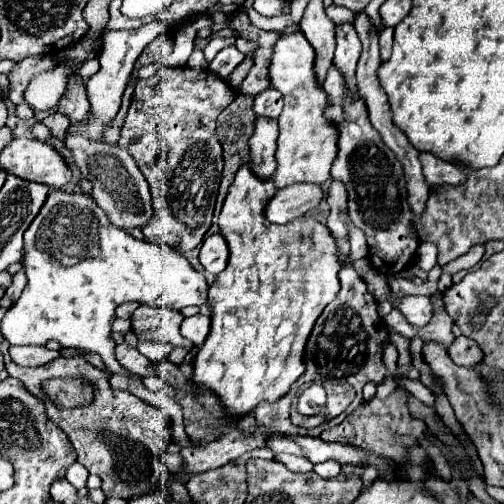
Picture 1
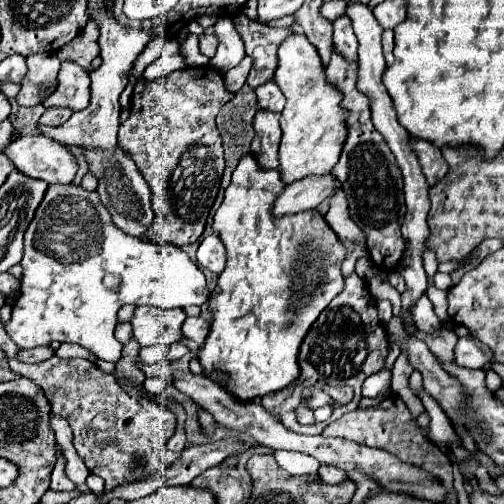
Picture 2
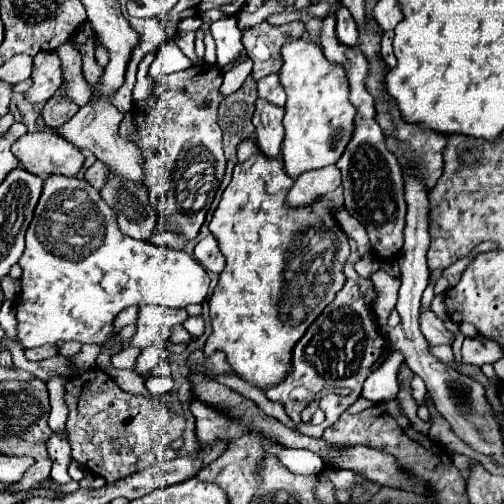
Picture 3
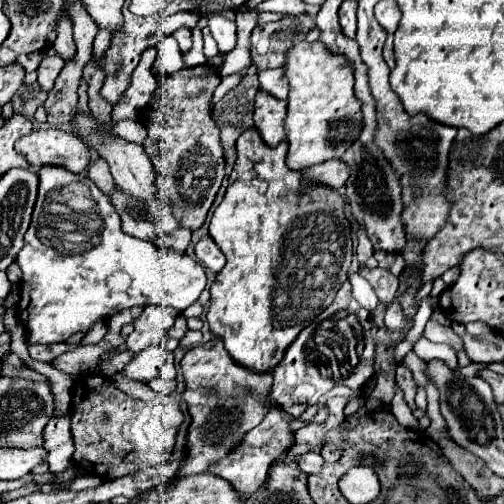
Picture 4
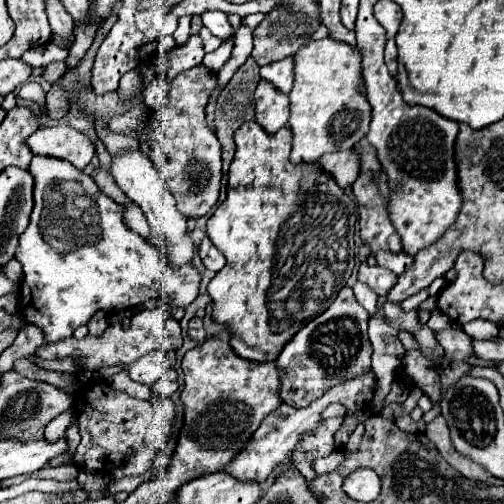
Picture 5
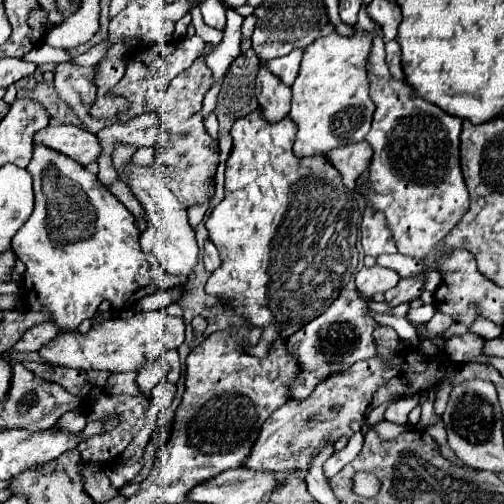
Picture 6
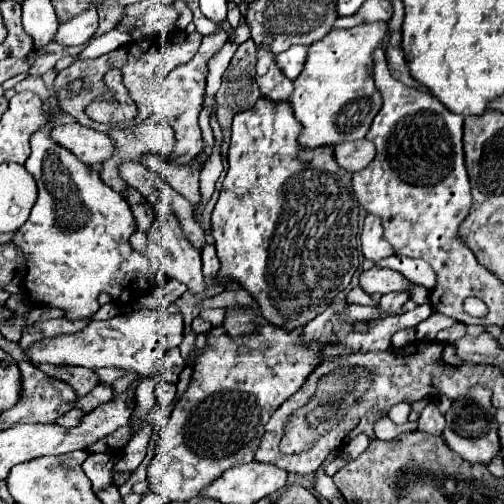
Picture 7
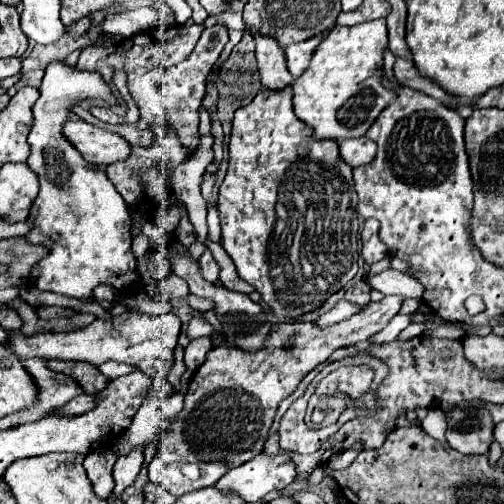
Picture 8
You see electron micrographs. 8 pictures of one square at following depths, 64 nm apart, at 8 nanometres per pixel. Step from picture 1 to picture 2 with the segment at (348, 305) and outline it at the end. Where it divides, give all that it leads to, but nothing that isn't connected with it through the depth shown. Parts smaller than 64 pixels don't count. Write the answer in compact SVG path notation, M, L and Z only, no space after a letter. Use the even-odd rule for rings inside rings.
M350 274L344 278L346 286L344 290L328 304L328 308L318 316L318 320L312 324L310 332L306 334L302 346L300 346L300 378L296 384L294 400L288 400L288 388L284 392L276 392L276 396L264 396L262 408L270 412L280 424L284 424L288 430L296 434L308 434L306 426L296 422L296 406L304 400L302 392L312 388L314 384L332 384L332 386L352 386L358 394L362 388L362 382L380 372L384 368L384 358L388 354L388 336L384 326L378 322L376 314L376 300L370 296L366 282L358 274Z

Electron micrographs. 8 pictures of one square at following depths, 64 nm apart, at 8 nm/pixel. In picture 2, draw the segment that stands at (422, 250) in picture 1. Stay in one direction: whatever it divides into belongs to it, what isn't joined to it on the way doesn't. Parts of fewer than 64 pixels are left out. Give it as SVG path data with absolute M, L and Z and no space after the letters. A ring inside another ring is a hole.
M424 248L424 252L422 252L422 264L424 264L426 276L432 278L436 274L436 270L438 270L438 260L436 260L436 254L430 248Z

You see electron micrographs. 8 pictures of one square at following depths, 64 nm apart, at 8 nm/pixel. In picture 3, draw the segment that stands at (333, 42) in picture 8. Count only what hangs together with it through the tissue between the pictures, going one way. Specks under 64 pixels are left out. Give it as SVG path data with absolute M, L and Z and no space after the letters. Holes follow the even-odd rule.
M292 40L288 44L282 46L280 50L282 54L282 68L278 72L280 76L280 84L284 86L284 92L288 96L286 106L284 106L284 142L282 142L282 162L284 162L284 170L290 178L298 178L300 174L308 172L308 170L318 170L330 164L336 164L338 158L342 156L348 140L352 138L352 118L356 116L356 110L352 108L352 104L348 104L348 82L344 80L344 72L340 72L340 68L336 68L334 64L328 64L328 60L324 58L322 50L306 40Z

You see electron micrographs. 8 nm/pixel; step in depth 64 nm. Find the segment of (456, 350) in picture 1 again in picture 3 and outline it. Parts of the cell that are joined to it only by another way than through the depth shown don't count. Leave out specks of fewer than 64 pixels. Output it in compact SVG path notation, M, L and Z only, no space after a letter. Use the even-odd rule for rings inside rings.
M464 338L462 364L482 366L482 364L494 364L498 358L502 358L498 344L492 344L492 342L486 344L480 338Z

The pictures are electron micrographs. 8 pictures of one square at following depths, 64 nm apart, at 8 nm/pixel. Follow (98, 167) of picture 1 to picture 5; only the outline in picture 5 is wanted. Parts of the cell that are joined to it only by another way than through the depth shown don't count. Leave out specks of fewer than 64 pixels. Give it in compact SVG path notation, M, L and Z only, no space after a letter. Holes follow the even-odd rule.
M130 202L130 204L124 206L124 224L132 232L140 234L142 238L150 238L150 224L148 224L144 212L134 202Z

